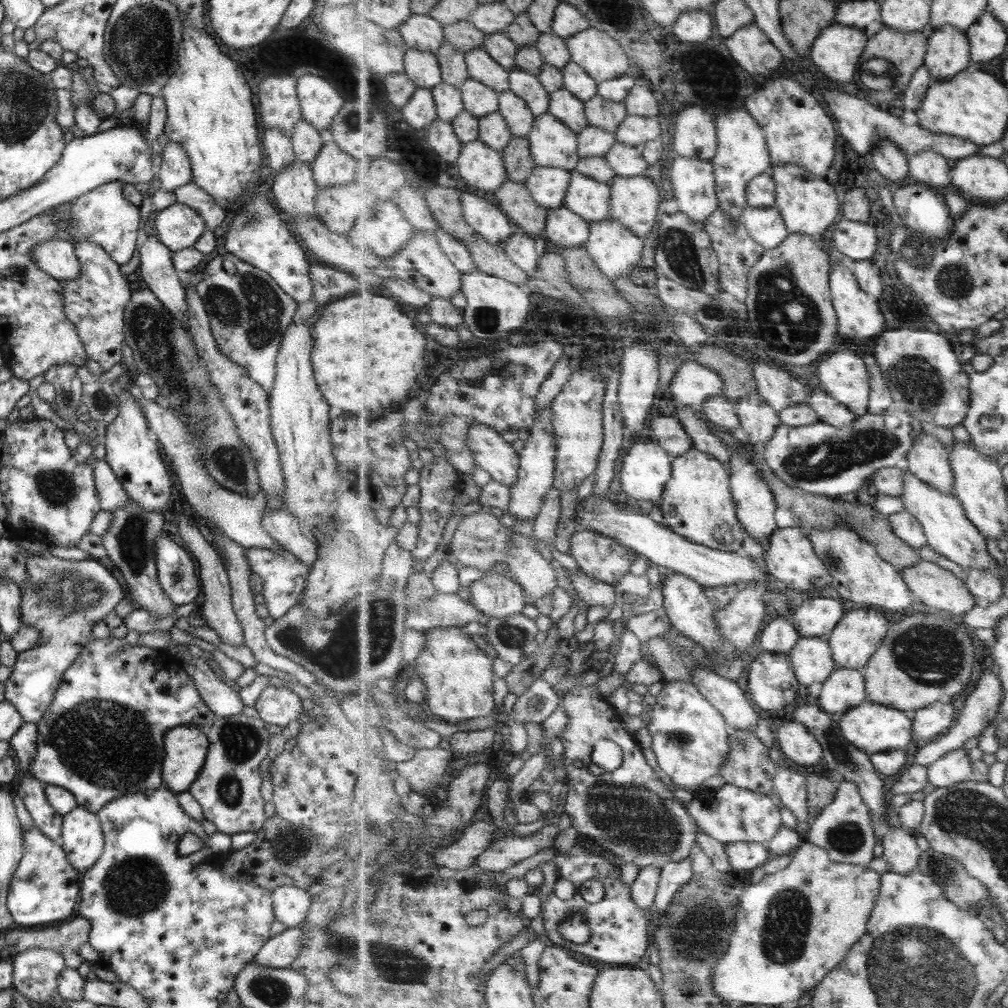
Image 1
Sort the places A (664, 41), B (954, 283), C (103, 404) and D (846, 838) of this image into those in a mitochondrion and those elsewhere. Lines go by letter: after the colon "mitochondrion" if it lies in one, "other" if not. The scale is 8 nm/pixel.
A: other
B: mitochondrion
C: mitochondrion
D: mitochondrion

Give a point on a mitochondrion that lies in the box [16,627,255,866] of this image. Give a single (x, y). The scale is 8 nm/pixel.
(93, 733)

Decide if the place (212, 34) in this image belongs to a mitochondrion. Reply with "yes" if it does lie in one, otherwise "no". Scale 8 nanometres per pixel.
no

